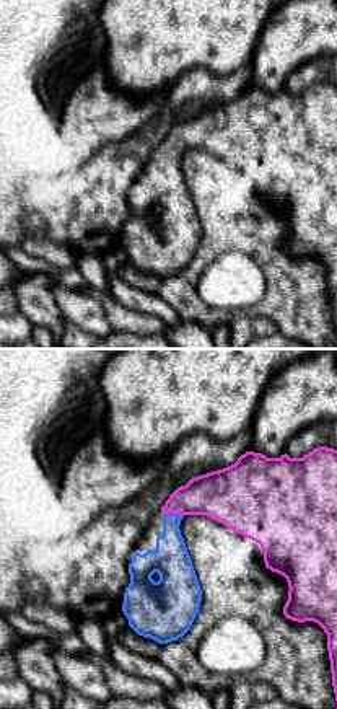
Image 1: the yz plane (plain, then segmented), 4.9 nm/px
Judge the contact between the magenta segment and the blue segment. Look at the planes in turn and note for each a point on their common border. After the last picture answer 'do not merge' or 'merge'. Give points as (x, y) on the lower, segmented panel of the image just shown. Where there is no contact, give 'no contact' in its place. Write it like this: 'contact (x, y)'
contact (175, 512)

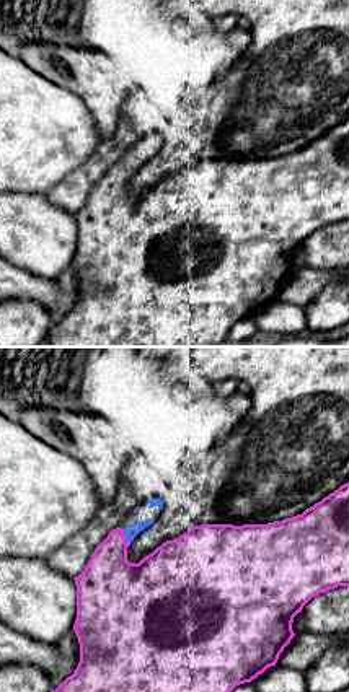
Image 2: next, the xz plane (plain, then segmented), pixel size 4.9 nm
contact (124, 536)

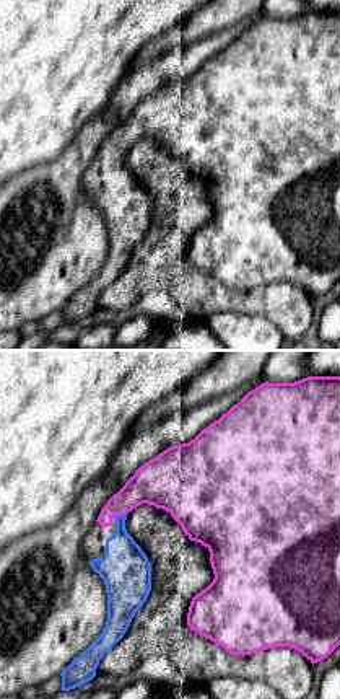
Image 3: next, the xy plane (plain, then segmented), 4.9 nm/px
contact (121, 514)

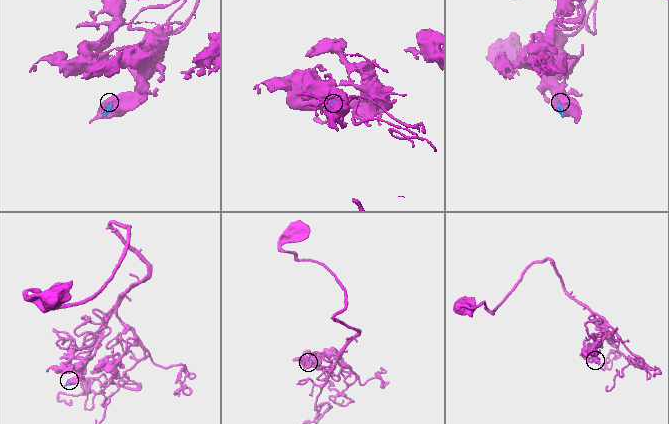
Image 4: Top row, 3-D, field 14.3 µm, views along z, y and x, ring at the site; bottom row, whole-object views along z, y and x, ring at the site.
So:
merge

